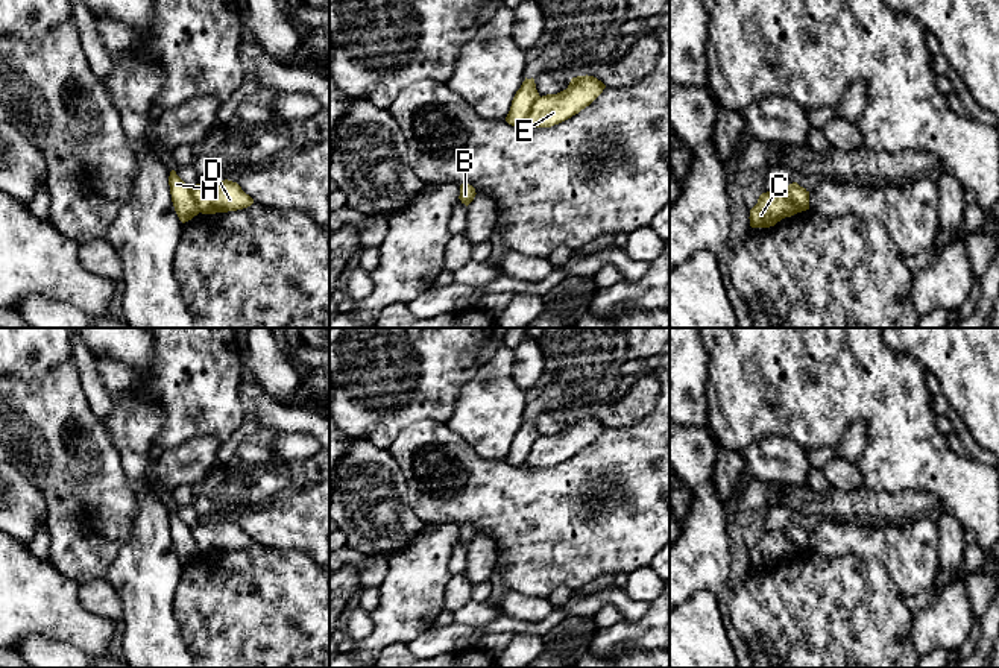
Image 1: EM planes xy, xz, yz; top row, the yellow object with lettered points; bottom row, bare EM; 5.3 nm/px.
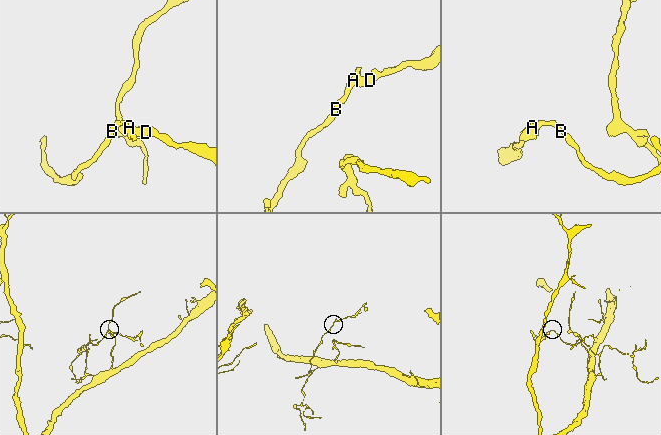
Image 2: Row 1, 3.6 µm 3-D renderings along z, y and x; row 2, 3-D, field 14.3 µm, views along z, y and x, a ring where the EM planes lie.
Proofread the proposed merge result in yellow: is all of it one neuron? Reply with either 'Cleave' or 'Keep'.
Cleave

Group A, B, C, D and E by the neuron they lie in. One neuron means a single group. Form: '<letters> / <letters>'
A B C / D E

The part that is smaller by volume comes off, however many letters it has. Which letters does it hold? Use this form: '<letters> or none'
D, E

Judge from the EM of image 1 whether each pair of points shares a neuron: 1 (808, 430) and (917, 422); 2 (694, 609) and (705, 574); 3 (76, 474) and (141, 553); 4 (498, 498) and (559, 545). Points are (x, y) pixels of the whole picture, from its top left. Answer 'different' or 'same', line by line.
1: same
2: different
3: different
4: same

